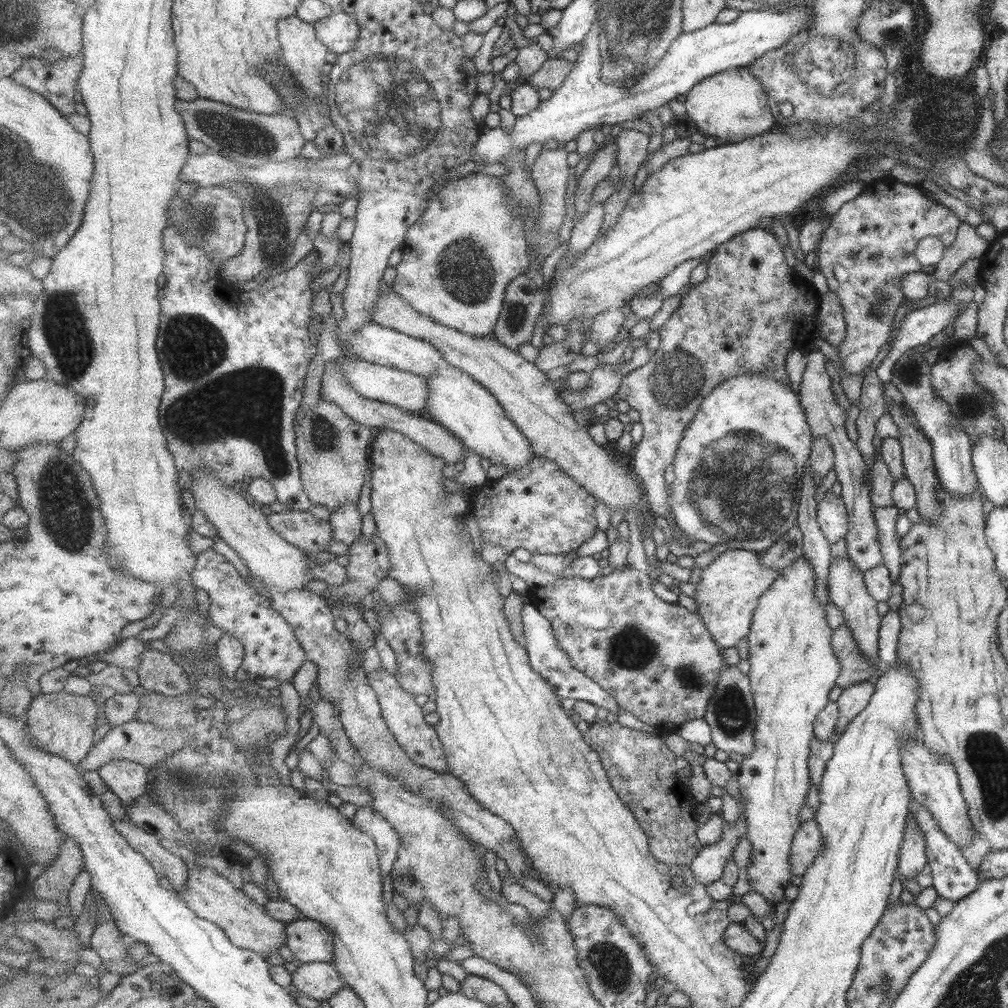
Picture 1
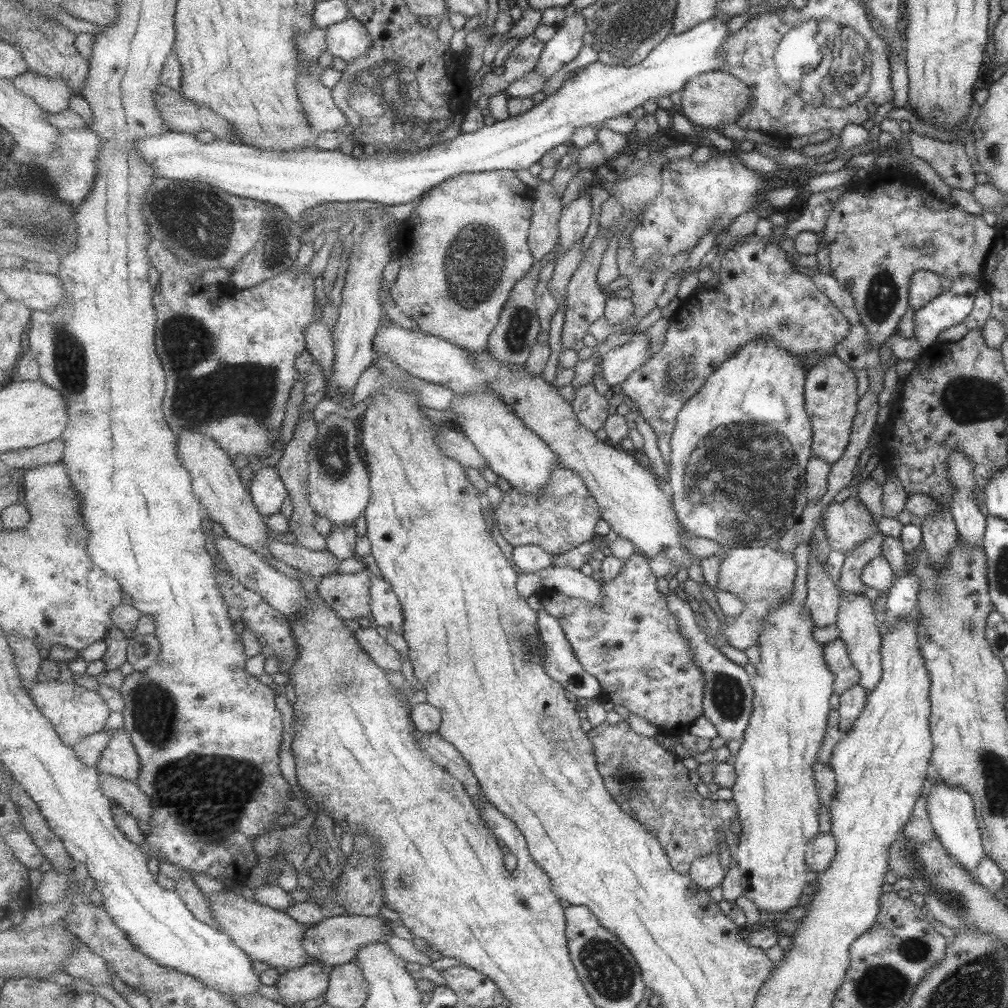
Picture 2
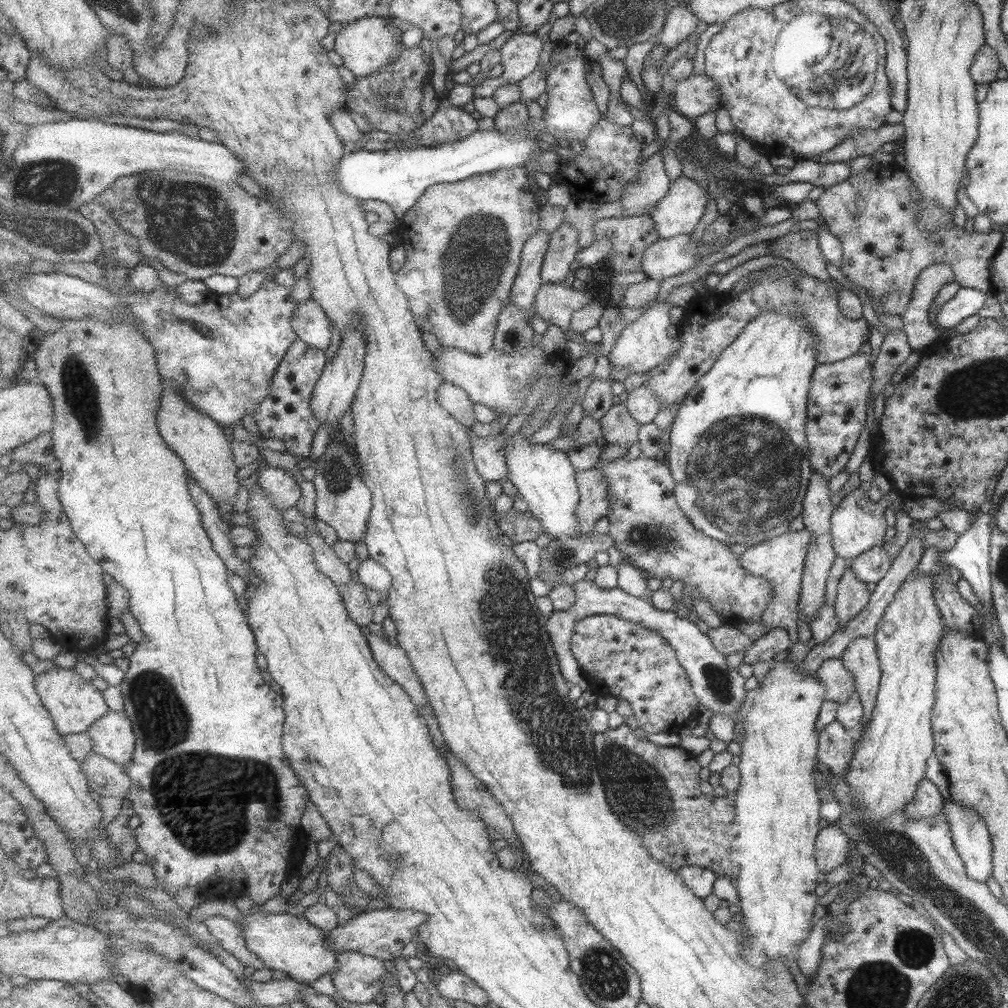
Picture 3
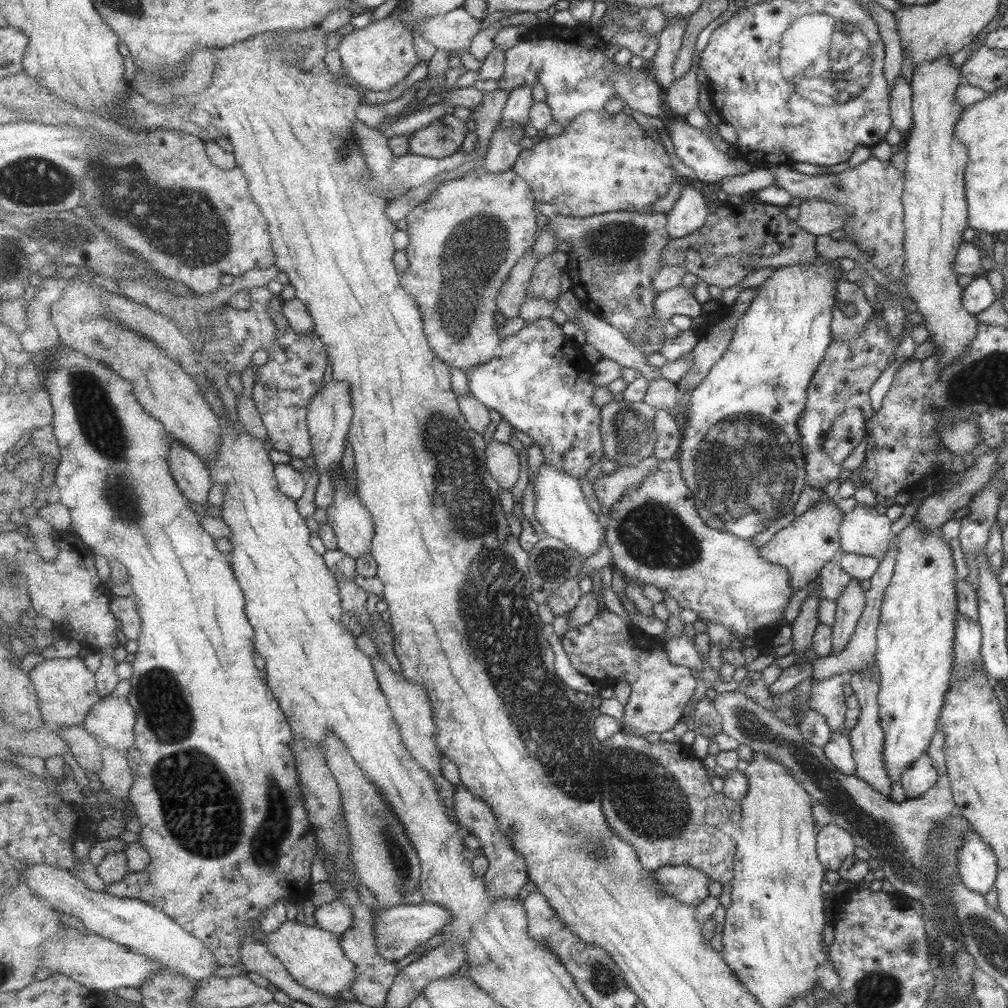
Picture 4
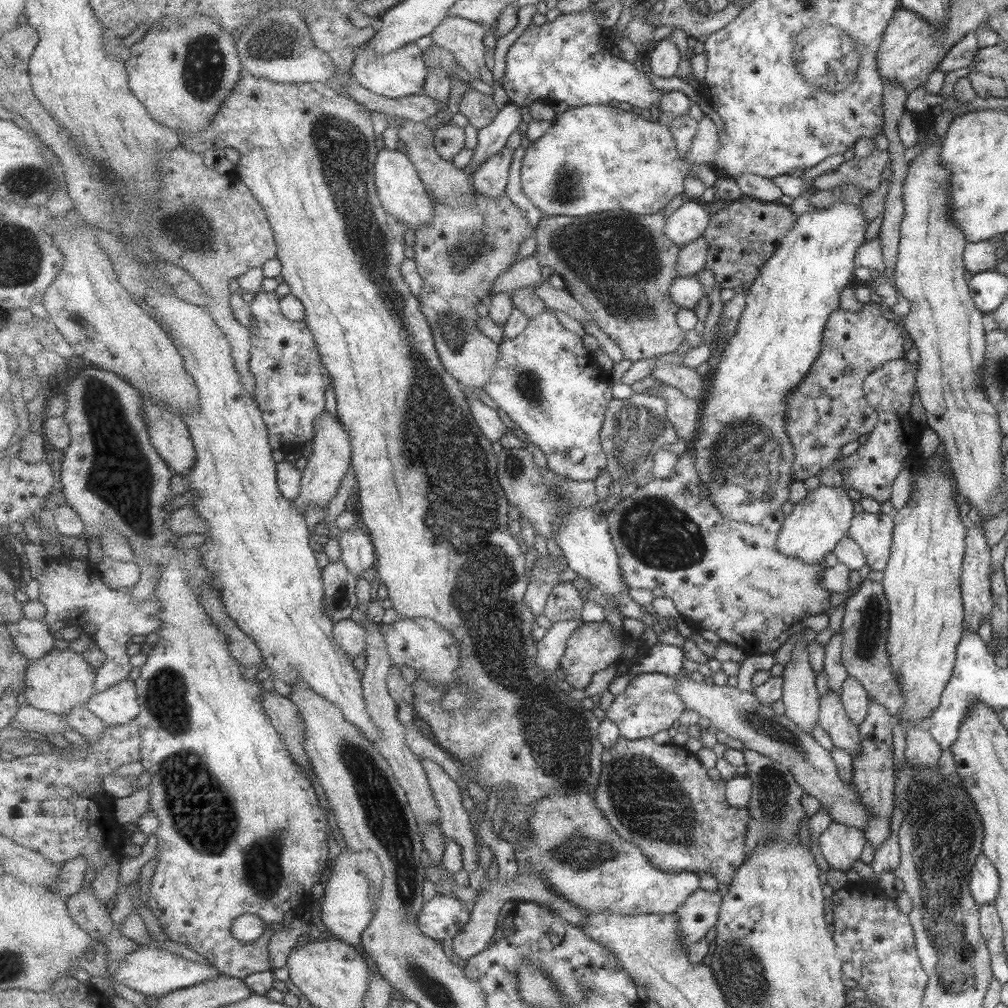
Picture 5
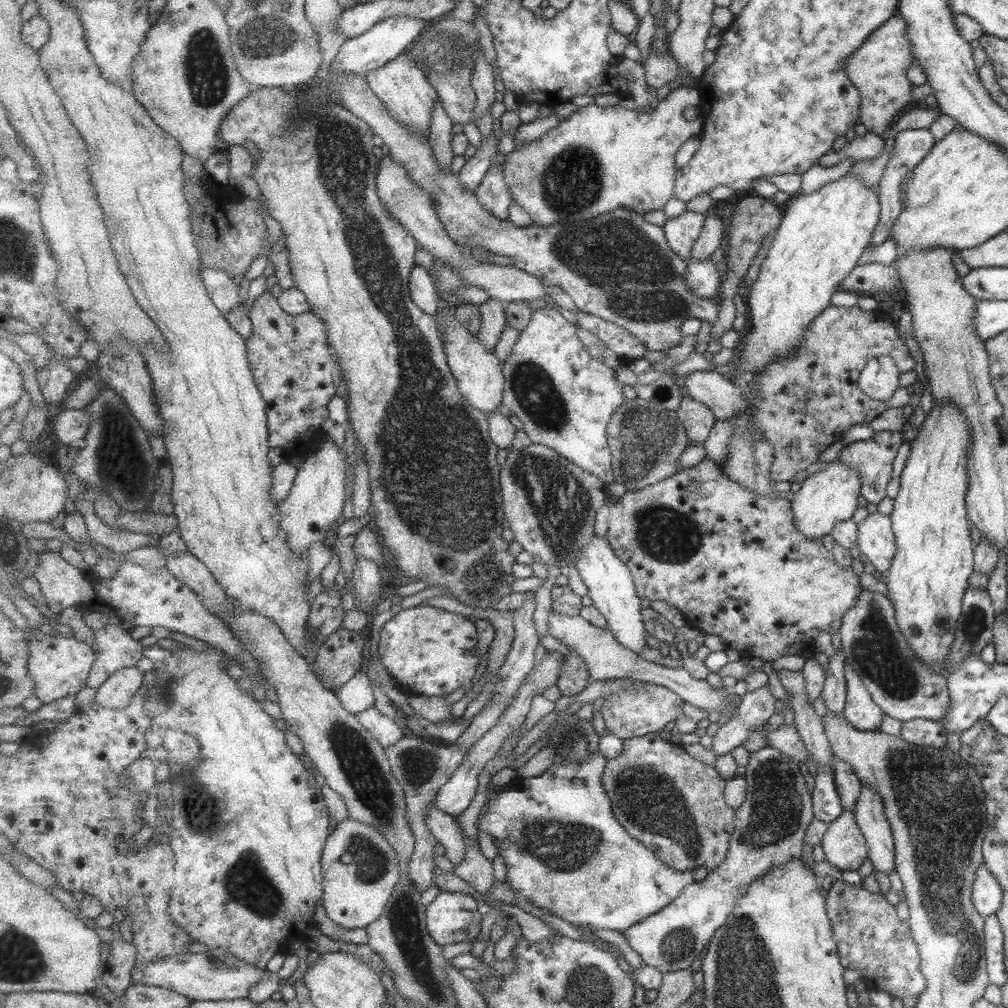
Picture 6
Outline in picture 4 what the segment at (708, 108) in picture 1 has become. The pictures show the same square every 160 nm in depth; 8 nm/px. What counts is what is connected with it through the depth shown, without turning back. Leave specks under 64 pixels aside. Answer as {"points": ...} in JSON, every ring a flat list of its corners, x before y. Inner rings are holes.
{"points":[[699,54,693,56,693,69,687,75,675,80,675,83,666,91,666,105,670,112,680,114,684,118,700,105,702,86,697,80]]}

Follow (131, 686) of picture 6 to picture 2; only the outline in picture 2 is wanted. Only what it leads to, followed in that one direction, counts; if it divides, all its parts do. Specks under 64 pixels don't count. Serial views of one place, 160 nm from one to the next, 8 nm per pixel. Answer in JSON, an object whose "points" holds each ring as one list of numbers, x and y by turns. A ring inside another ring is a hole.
{"points":[[124,727,111,729,109,732,112,734,112,739,103,751,102,759,97,766,98,771,100,774,112,774,117,778,137,782,142,766,136,745]]}

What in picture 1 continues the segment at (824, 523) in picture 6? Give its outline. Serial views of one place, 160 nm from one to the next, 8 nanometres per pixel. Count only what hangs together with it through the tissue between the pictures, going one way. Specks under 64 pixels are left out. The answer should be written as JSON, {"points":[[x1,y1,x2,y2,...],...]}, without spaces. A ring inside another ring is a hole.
{"points":[[736,549,719,555,708,567,702,569,694,600,698,614,723,649,733,648,739,640,749,636,761,595,771,586,777,573,777,570,761,567,760,554]]}

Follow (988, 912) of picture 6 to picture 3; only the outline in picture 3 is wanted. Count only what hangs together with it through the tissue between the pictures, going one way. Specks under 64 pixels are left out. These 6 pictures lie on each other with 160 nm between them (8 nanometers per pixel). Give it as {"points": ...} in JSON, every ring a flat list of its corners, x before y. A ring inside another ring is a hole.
{"points":[[950,798,942,804,945,820,951,829,952,843,964,863,964,871,974,881,985,881,992,874,992,843,986,824,973,809,968,809,954,803]]}

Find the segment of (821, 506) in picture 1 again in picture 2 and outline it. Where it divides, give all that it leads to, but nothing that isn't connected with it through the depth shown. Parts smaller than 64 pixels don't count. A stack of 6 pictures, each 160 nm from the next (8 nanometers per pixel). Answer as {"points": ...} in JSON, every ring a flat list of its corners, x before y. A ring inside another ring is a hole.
{"points":[[853,494,843,502,831,501,820,515,827,547,846,555,877,531,877,520]]}

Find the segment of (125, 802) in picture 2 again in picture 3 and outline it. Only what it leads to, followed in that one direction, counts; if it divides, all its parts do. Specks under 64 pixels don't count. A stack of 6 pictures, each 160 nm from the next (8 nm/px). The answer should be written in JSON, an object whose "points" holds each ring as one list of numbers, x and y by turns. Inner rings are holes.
{"points":[[93,752,83,762,83,766,92,790,100,796,113,796,126,800,132,791,132,778,124,767,103,755]]}

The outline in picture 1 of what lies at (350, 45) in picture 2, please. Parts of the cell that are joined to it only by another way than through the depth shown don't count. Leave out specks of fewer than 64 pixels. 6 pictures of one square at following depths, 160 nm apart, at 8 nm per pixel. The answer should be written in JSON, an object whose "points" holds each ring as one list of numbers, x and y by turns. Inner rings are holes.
{"points":[[336,10,329,18,318,20,314,27,319,40,336,55,353,49,361,32,360,25,353,16,343,10]]}

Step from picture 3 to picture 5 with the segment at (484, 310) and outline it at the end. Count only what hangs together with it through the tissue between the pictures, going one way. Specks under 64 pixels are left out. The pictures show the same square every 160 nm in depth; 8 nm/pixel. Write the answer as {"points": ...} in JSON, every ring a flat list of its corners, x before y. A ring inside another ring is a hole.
{"points":[[475,186,473,189,476,198,473,208,449,208,449,205,433,198,435,218,424,227,418,228,414,240,416,252,414,259,418,271,424,278,423,290,419,296,421,312,428,317,441,362,453,376,457,377,457,380,460,380,469,398,476,397,471,394,472,388,484,390,501,353,501,344,481,332,478,320,482,317,477,312,477,304,488,302,488,294,496,286,496,280,517,264,521,244,534,236,537,229,531,226,529,218,513,204,513,200,506,193,498,197,488,197,481,194]]}

